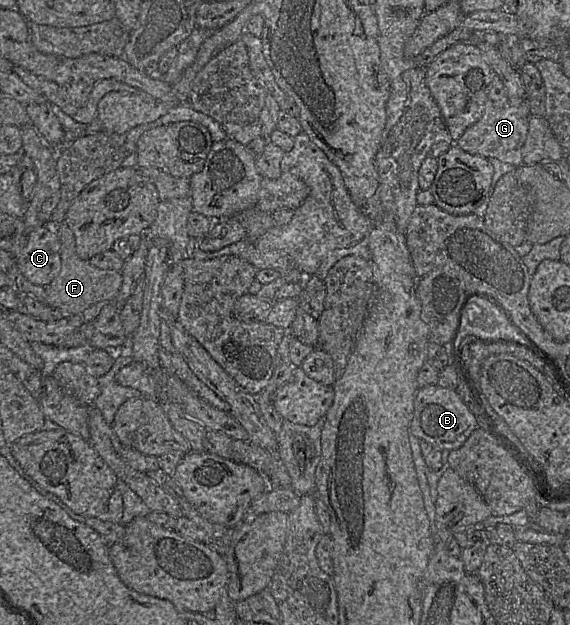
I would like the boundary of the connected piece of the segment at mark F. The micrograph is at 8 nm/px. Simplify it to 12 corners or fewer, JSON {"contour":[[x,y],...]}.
{"contour":[[56,225],[61,267],[45,286],[59,316],[112,302],[121,273],[76,253],[71,229]]}

